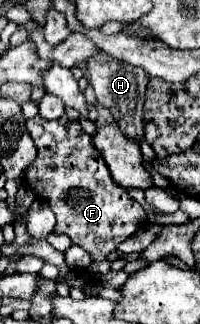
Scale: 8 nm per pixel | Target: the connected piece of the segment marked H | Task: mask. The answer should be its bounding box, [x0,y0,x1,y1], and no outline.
[87,57,149,139]

